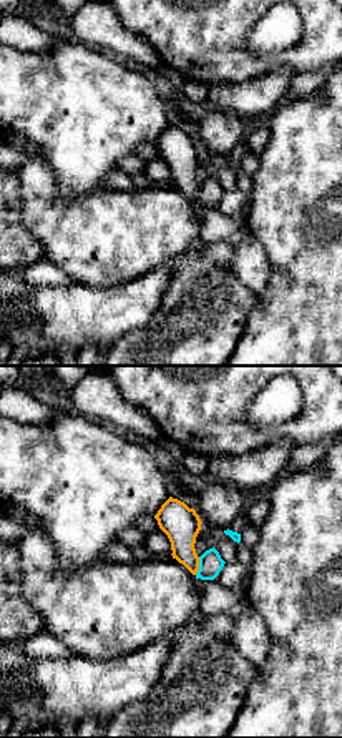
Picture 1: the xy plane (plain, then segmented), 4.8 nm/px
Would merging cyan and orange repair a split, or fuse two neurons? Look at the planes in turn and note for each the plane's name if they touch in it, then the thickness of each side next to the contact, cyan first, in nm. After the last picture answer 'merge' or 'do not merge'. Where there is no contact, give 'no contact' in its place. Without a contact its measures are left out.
xy | 110/180 nm

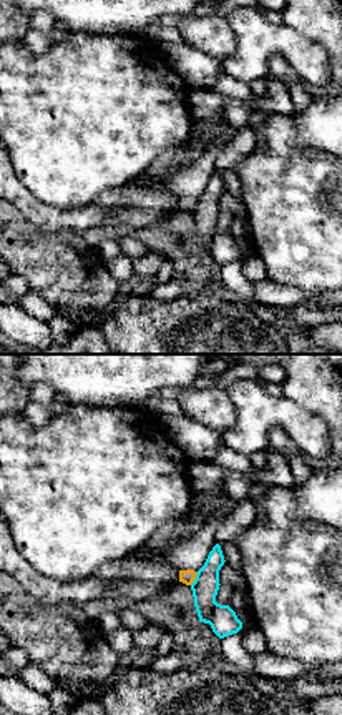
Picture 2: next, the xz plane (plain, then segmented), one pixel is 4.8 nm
xz | 140/70 nm

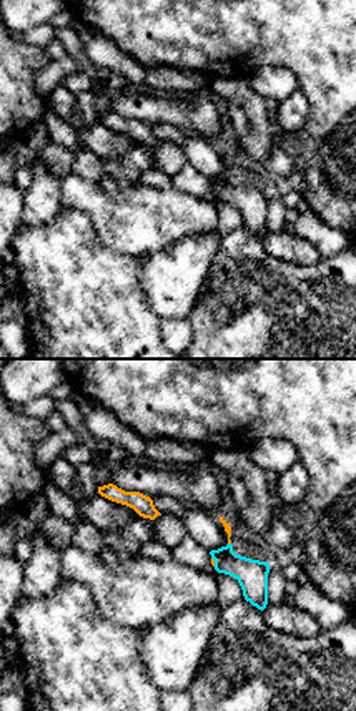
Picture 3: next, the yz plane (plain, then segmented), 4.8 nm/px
yz | 150/20 nm

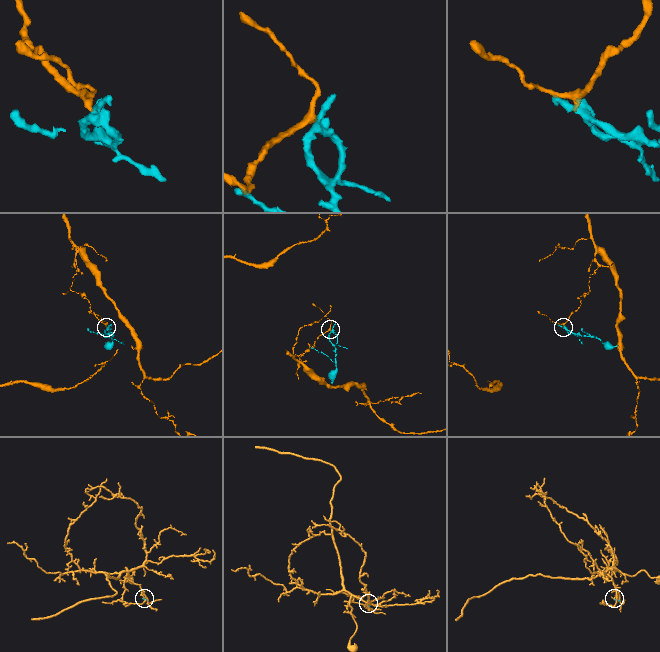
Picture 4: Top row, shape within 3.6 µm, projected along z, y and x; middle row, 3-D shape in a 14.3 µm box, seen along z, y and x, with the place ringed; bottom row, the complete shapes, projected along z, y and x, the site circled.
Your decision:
do not merge

